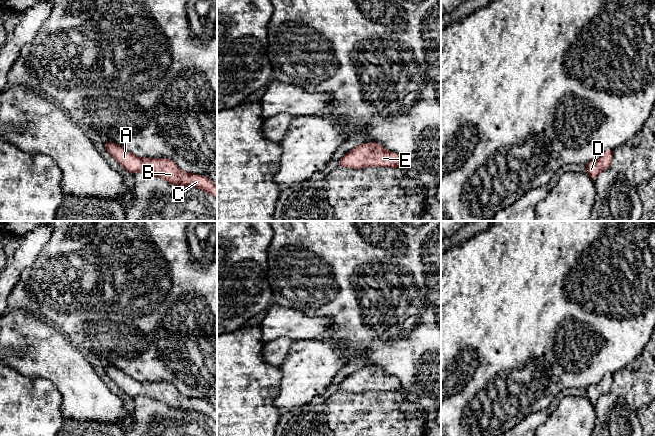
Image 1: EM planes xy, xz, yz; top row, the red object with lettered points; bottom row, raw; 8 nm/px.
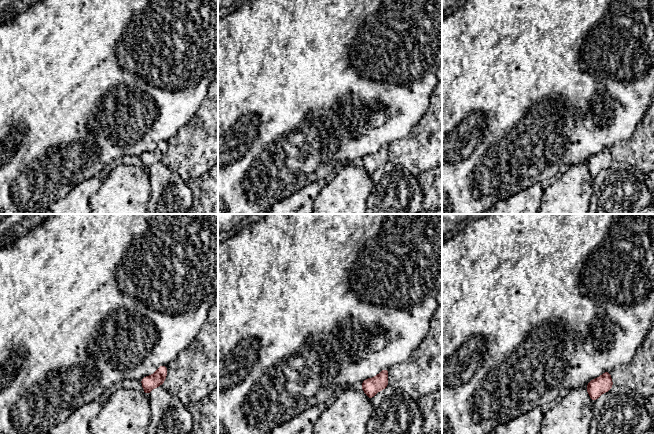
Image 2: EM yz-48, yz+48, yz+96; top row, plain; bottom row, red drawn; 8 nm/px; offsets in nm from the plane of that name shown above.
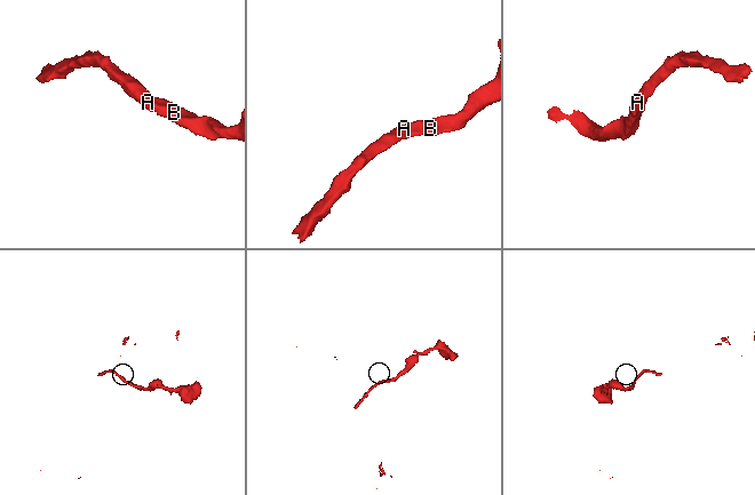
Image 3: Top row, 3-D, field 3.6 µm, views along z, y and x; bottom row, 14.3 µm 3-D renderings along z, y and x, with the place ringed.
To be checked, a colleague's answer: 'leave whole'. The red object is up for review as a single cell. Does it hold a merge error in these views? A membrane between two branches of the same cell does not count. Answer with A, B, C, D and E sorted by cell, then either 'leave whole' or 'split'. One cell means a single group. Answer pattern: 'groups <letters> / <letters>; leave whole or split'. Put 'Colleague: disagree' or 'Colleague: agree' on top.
Colleague: agree
groups A B C D E; leave whole

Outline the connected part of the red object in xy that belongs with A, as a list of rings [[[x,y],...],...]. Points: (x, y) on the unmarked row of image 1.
[[[108,364],[105,371],[124,393],[133,398],[146,396],[171,408],[198,412],[217,423],[217,410],[208,401],[184,396],[170,383],[139,381]]]

